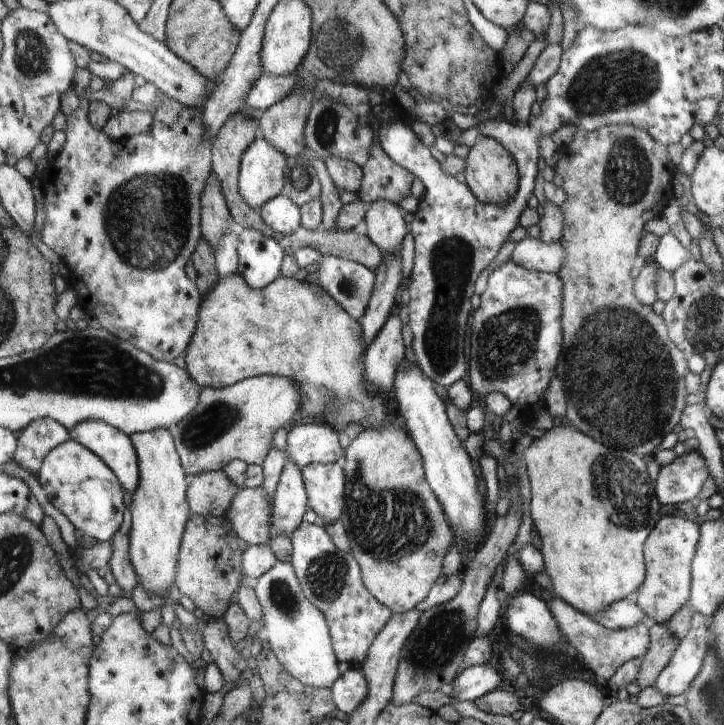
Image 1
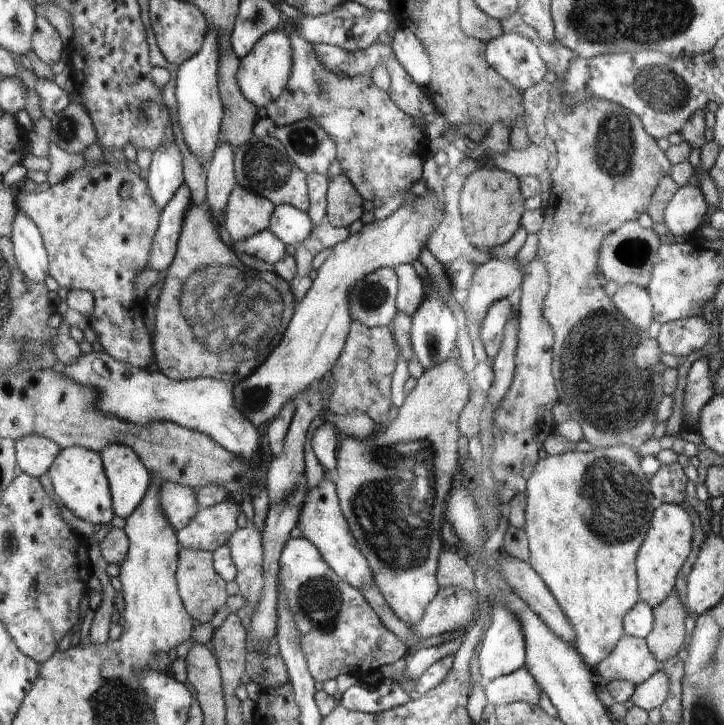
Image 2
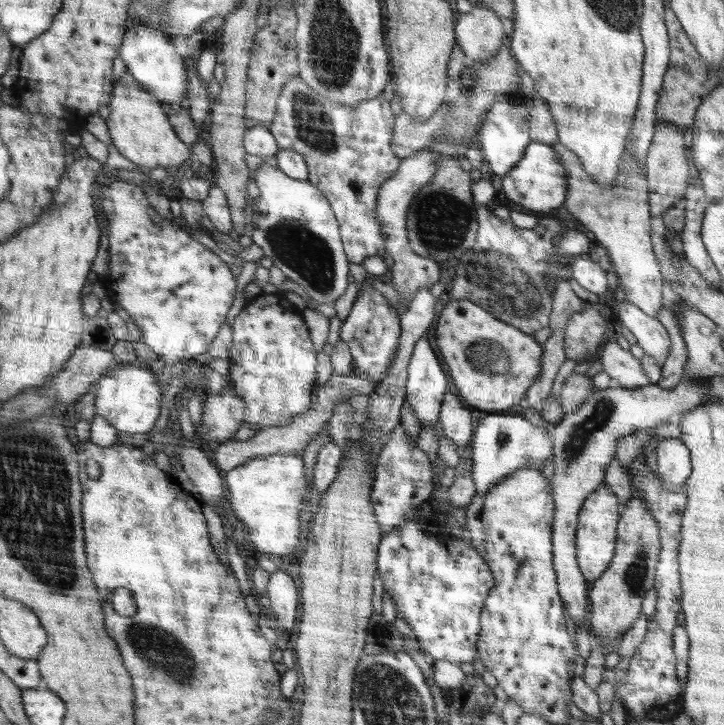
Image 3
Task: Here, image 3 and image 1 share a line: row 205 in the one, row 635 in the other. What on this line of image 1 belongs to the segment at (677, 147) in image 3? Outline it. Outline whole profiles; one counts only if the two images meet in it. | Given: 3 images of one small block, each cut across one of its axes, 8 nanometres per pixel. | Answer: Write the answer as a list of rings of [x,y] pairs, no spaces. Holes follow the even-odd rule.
[[[653,622],[650,625],[650,650],[641,658],[642,666],[636,676],[636,682],[641,690],[653,686],[664,668],[674,658],[679,646],[678,638],[667,624]]]

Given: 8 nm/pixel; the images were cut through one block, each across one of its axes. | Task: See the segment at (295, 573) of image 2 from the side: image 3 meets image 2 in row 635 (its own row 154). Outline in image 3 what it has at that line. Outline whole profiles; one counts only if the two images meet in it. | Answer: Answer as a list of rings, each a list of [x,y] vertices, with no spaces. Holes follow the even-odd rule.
[[[296,75],[288,80],[278,100],[278,110],[275,122],[270,125],[269,131],[274,135],[278,146],[298,152],[308,168],[308,178],[316,188],[330,201],[331,208],[340,223],[340,236],[343,237],[344,252],[348,260],[354,264],[363,264],[370,256],[386,257],[387,240],[384,237],[382,221],[376,216],[379,191],[384,183],[402,166],[402,159],[398,158],[392,150],[392,135],[395,134],[394,114],[384,96],[376,96],[372,100],[364,100],[356,106],[336,104],[308,85],[306,81]]]

